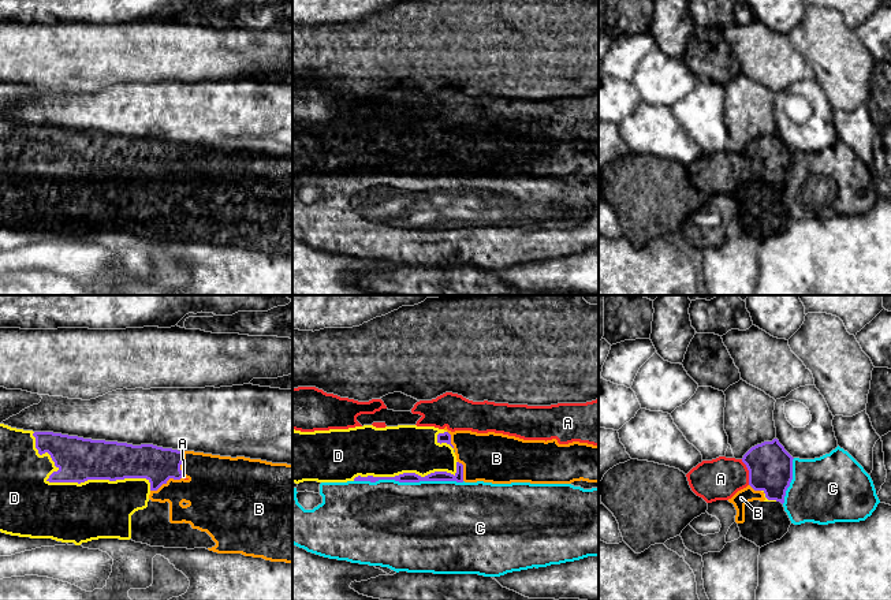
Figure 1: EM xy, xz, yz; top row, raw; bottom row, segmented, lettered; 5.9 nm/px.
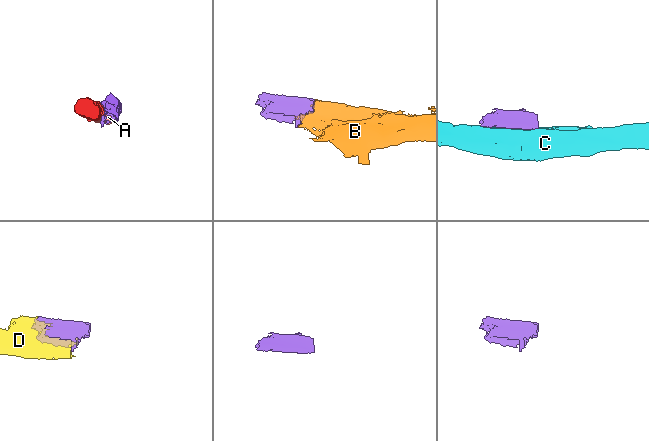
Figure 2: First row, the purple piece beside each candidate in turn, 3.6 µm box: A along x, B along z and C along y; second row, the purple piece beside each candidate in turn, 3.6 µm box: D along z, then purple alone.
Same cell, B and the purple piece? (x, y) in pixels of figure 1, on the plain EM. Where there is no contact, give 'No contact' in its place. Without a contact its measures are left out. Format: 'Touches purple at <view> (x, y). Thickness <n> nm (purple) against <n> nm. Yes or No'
Touches purple at xy (166, 175). Thickness 200 nm (purple) against 260 nm. Yes

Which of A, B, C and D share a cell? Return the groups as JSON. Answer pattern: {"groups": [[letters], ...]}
{"groups": [["A"], ["B"], ["C"], ["D"]]}

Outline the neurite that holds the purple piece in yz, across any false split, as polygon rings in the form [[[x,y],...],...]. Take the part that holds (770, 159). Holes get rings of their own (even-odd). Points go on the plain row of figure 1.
[[[778,133],[757,138],[743,149],[749,179],[728,193],[737,204],[737,217],[745,216],[745,198],[749,195],[768,193],[784,197],[786,185],[793,174],[793,153]]]

